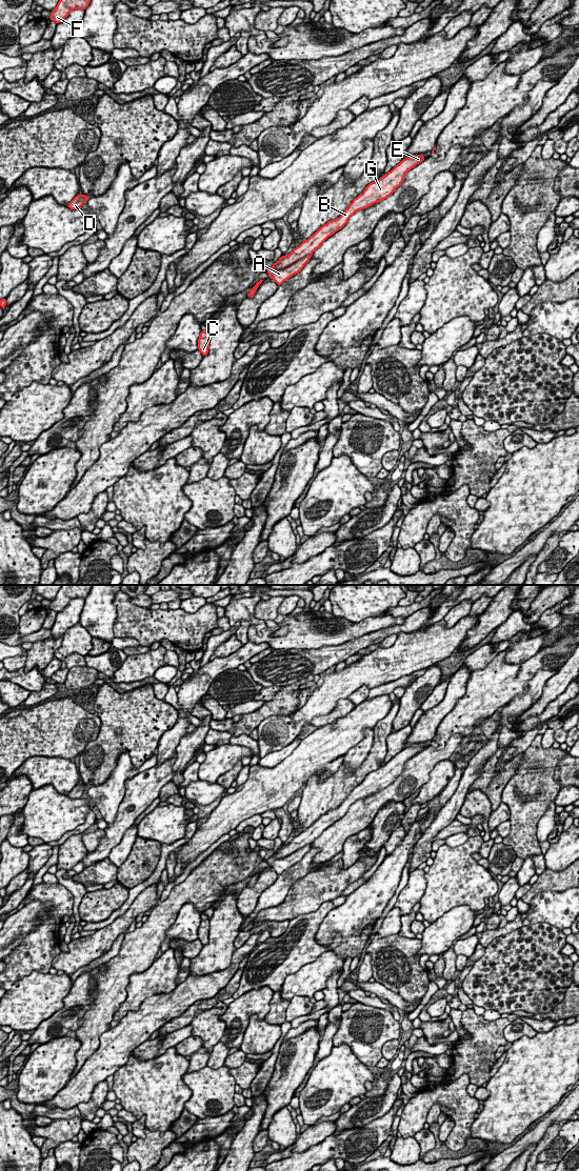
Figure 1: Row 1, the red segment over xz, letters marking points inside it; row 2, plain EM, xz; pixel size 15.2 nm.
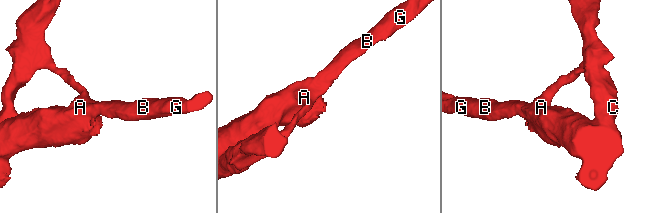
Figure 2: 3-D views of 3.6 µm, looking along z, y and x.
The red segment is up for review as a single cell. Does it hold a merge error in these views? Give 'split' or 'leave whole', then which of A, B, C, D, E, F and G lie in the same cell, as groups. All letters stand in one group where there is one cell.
split; groups A C F / B D E G

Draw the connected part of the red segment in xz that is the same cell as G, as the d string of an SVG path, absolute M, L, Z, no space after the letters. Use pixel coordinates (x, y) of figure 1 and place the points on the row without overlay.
M420 744L404 747L391 761L382 765L379 769L370 772L339 807L330 809L325 814L322 814L313 825L294 837L290 844L282 844L272 856L283 859L306 845L312 845L328 826L344 816L348 808L356 801L367 798L390 786L401 774L406 762L424 748L425 746Z

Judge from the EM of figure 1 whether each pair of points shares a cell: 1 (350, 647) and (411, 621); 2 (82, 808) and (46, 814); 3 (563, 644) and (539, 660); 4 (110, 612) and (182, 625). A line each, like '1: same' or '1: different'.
1: same
2: same
3: same
4: different

